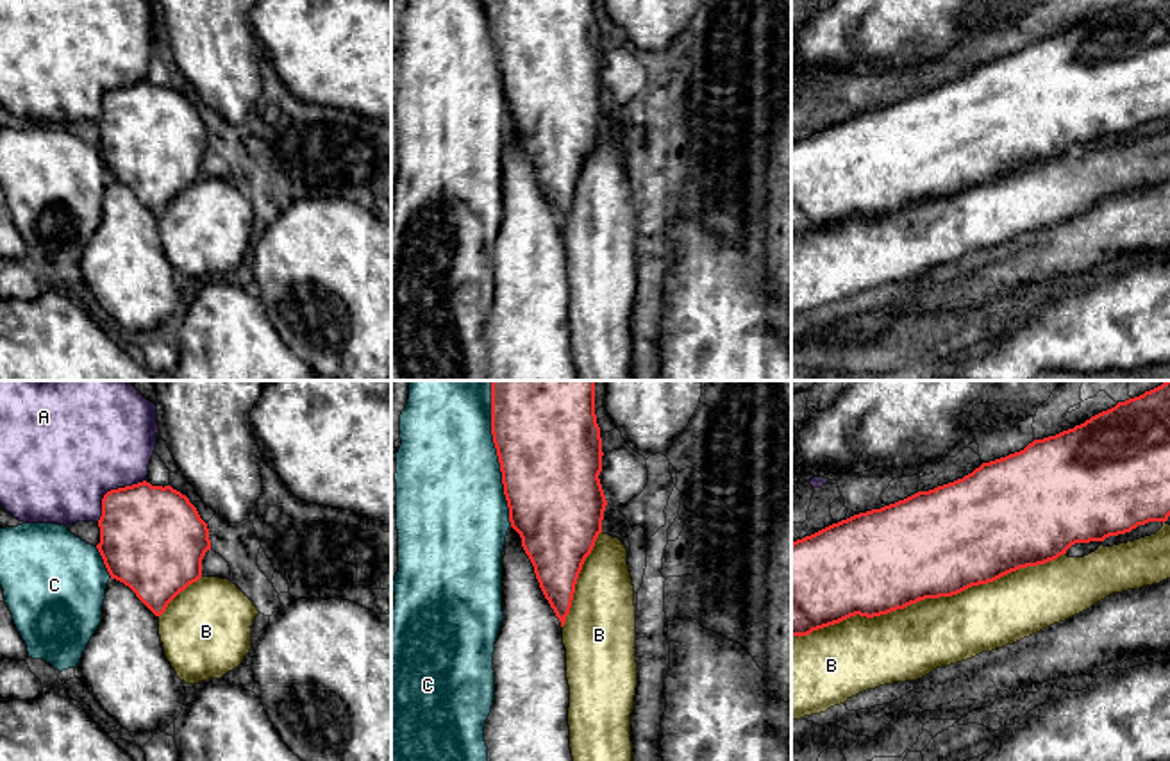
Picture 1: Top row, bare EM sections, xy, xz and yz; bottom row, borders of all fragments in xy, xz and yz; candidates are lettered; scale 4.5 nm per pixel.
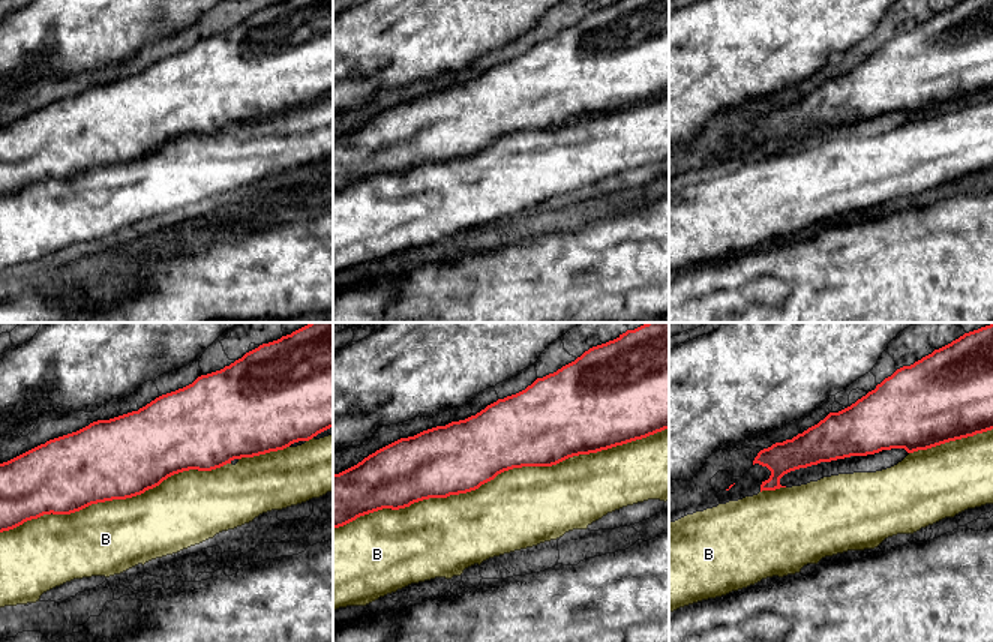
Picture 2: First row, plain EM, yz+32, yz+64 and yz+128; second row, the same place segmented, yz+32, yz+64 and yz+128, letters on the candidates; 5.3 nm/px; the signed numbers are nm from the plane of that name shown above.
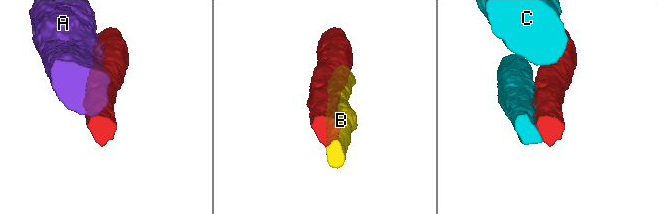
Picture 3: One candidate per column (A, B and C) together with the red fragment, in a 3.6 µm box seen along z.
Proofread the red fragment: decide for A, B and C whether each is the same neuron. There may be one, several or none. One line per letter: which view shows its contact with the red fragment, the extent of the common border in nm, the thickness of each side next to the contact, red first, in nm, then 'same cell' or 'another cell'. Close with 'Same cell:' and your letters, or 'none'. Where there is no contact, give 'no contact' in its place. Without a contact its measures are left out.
A: contact in xy; length 300 nm; calibres 440 and 500 nm; another cell
B: contact in yz; length 1300 nm; calibres 480 and 320 nm; another cell
C: contact in xz; length 650 nm; calibres 480 and 480 nm; another cell
Same cell: none

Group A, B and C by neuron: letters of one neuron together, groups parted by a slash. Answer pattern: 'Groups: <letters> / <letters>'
Groups: A / B / C

